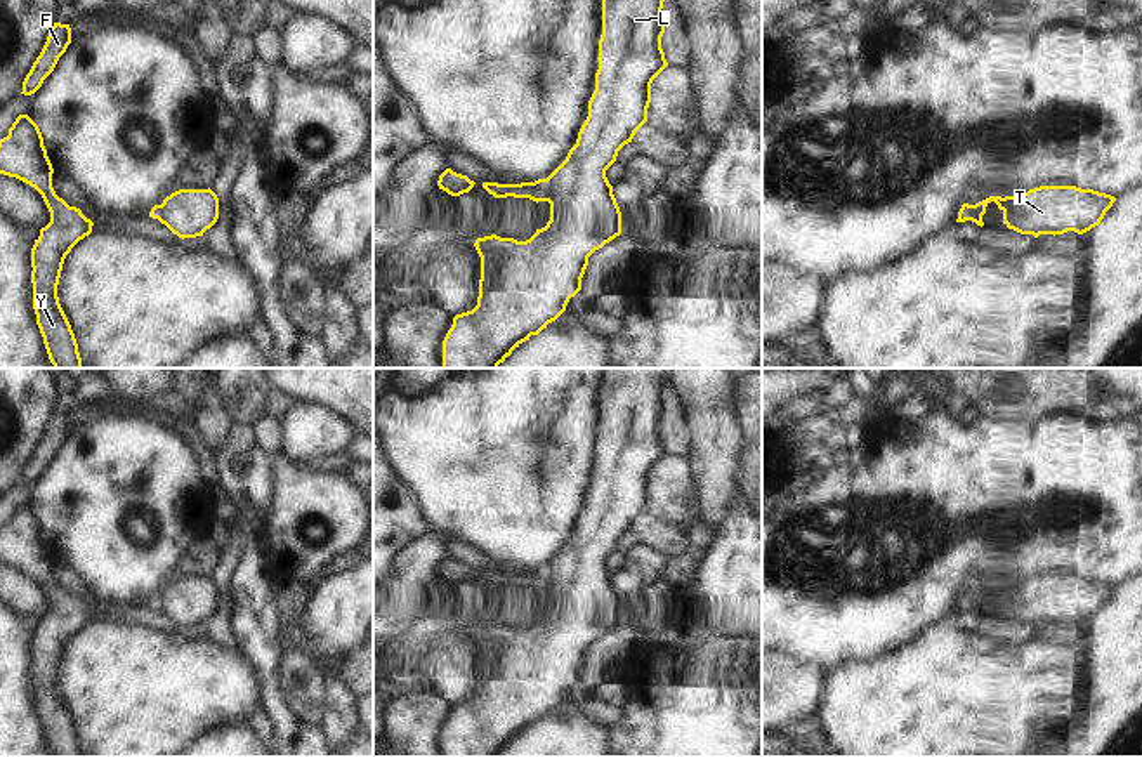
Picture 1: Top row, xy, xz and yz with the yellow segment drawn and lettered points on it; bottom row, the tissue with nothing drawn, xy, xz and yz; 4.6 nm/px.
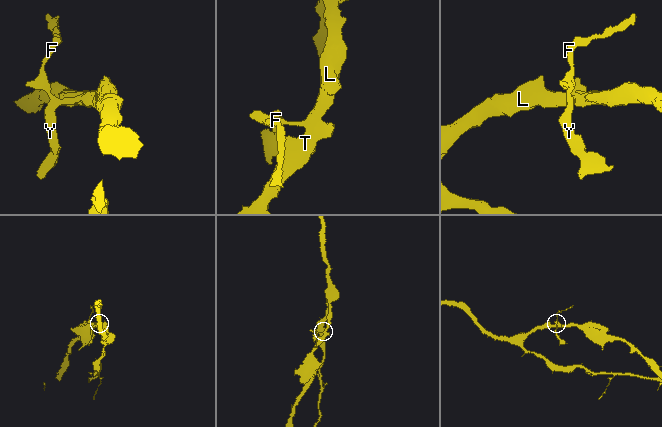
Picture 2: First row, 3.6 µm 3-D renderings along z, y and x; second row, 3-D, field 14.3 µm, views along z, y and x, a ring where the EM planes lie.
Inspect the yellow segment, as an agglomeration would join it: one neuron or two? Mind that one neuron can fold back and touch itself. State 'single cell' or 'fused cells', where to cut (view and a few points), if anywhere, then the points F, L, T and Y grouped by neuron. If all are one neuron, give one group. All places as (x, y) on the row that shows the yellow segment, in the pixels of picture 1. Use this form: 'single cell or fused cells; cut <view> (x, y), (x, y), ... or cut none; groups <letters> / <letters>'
fused cells; cut yz (960, 209), (969, 216), (981, 216), (984, 212); groups F Y / L T

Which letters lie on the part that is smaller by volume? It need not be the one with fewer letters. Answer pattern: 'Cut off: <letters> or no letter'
Cut off: F, Y

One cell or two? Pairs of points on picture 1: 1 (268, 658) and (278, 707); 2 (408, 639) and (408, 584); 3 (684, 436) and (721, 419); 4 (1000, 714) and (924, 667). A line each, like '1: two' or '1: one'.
1: one
2: two
3: two
4: one

